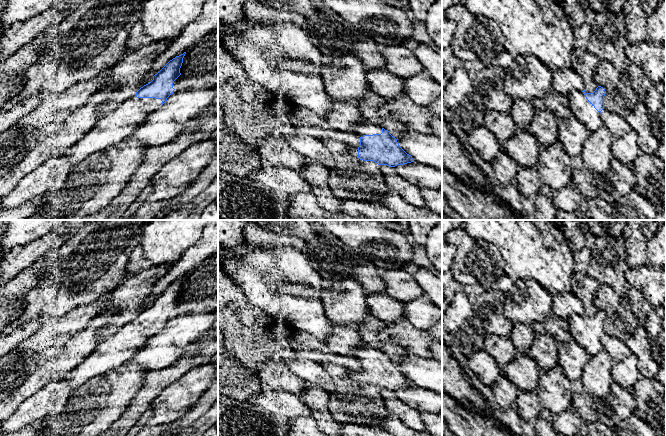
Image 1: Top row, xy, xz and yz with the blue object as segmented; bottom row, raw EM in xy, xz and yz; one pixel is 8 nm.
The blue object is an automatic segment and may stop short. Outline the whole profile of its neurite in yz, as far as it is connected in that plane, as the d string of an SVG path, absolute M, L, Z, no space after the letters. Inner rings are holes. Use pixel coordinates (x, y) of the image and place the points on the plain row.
M598 310L593 317L572 314L567 319L571 337L584 348L590 357L603 349L601 335L604 333L605 318L605 313Z

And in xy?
M185 278L170 284L153 300L150 307L137 314L134 321L120 327L113 336L100 342L63 381L70 388L76 389L90 379L130 362L134 353L173 318L173 307L181 299L180 292Z

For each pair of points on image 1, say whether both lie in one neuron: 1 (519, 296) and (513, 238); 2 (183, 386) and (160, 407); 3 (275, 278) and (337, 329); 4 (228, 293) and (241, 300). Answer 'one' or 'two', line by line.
1: two
2: one
3: two
4: one

